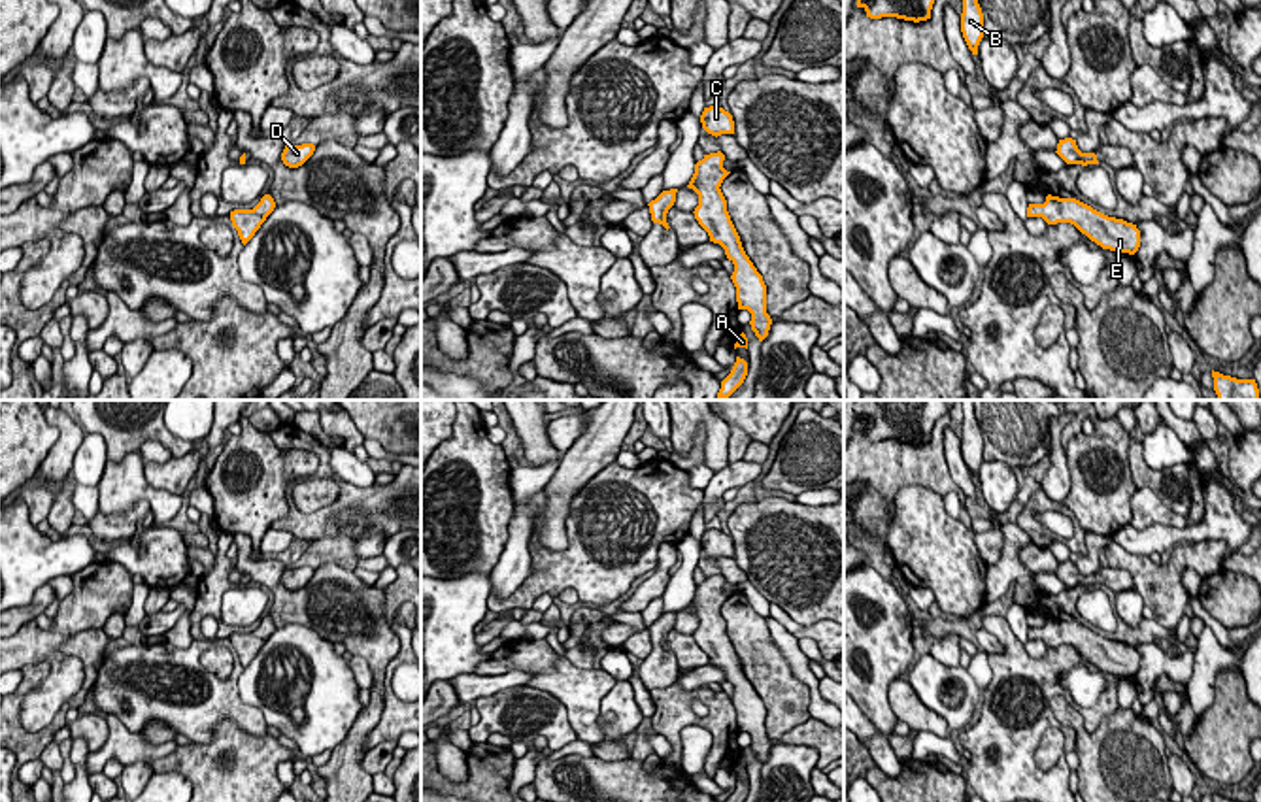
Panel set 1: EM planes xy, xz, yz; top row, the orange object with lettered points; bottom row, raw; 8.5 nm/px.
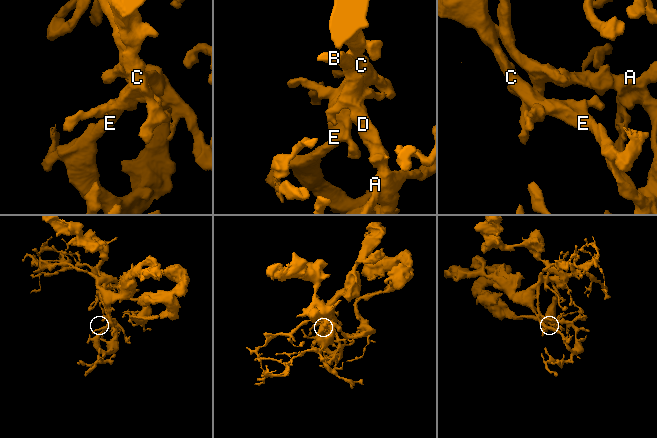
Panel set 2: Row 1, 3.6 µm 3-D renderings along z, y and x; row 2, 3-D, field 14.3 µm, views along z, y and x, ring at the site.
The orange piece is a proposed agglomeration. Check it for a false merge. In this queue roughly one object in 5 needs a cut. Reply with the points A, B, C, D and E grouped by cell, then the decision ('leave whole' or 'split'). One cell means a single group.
A B C D E; leave whole

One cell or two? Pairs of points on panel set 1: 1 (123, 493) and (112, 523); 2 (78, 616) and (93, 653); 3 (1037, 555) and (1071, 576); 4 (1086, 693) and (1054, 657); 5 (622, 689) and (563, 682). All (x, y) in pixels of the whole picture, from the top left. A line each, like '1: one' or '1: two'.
1: two
2: two
3: two
4: two
5: two

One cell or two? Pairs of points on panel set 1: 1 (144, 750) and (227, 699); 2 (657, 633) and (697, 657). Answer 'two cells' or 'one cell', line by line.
1: two cells
2: two cells

